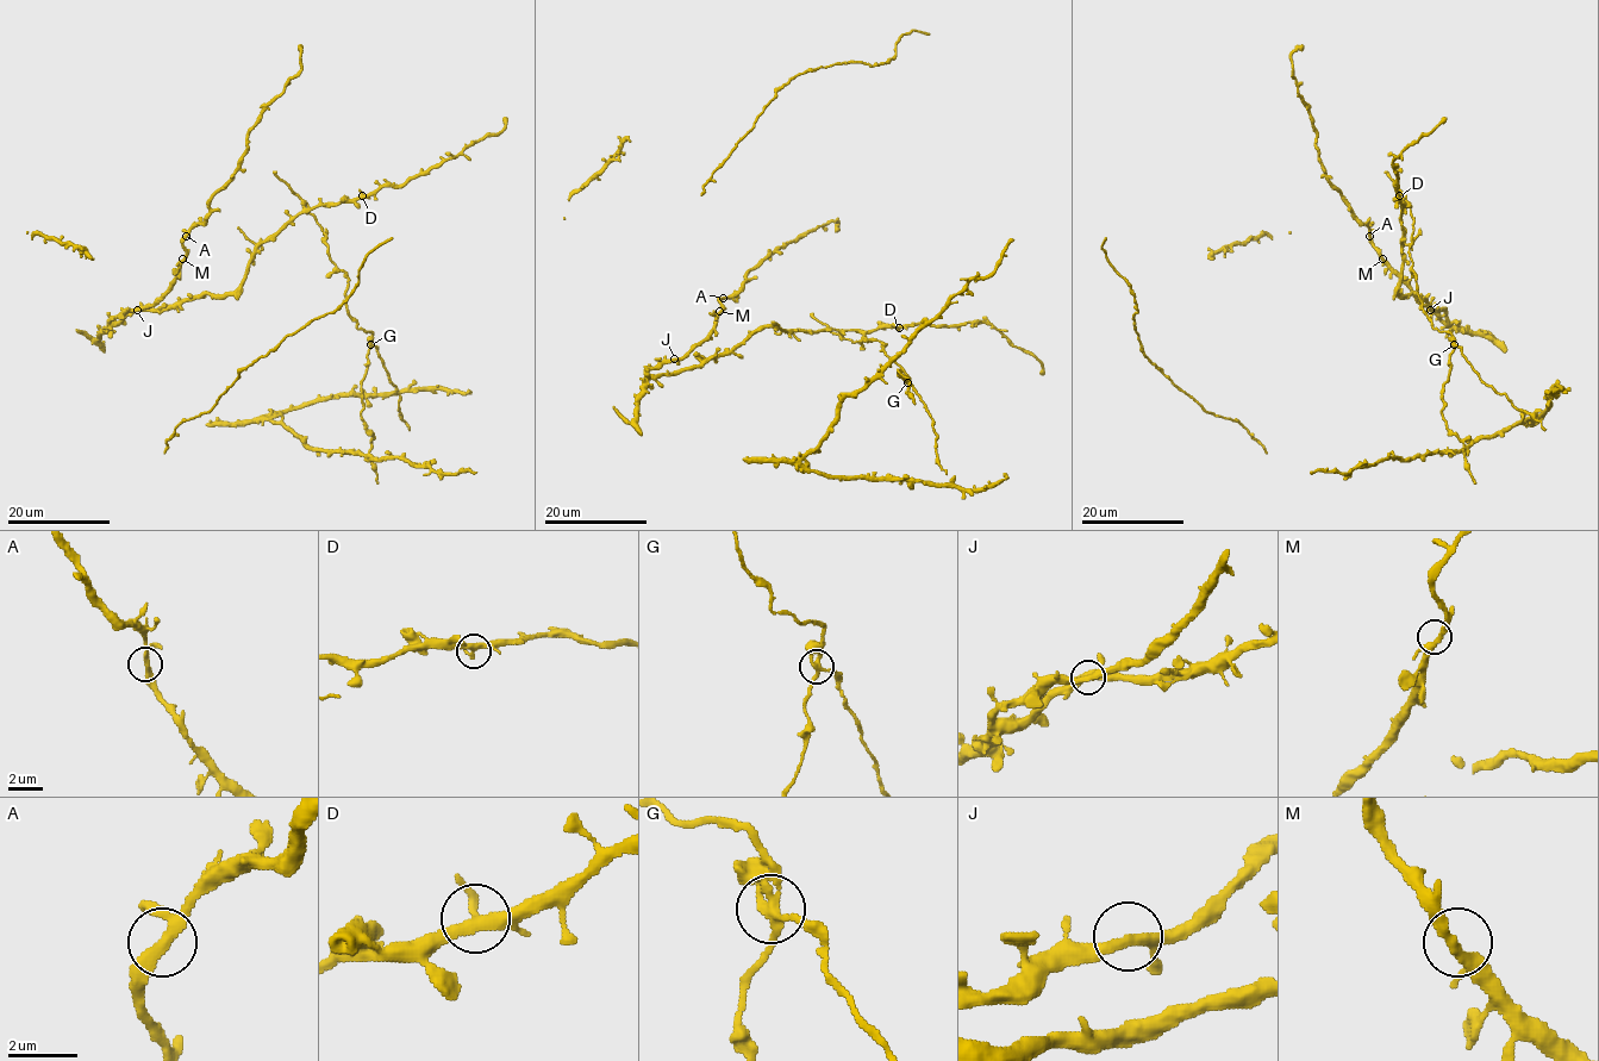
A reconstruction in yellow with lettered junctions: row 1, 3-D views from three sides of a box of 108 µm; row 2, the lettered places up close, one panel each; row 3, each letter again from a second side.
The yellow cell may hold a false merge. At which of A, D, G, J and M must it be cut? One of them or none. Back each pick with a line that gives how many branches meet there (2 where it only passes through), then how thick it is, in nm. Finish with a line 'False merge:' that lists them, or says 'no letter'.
G: branches 3; calibre 240 nm
False merge: G

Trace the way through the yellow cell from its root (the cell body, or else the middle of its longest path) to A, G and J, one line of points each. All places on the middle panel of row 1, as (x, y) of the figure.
A: (847, 338), (835, 329), (761, 326), (698, 364), (648, 375), (648, 369), (681, 359), (710, 334), (723, 298)
G: (847, 338), (859, 342), (866, 337), (884, 343), (882, 349), (901, 368), (907, 381)
J: (847, 338), (835, 329), (761, 326), (730, 351), (698, 364), (656, 375), (645, 373), (674, 359)

